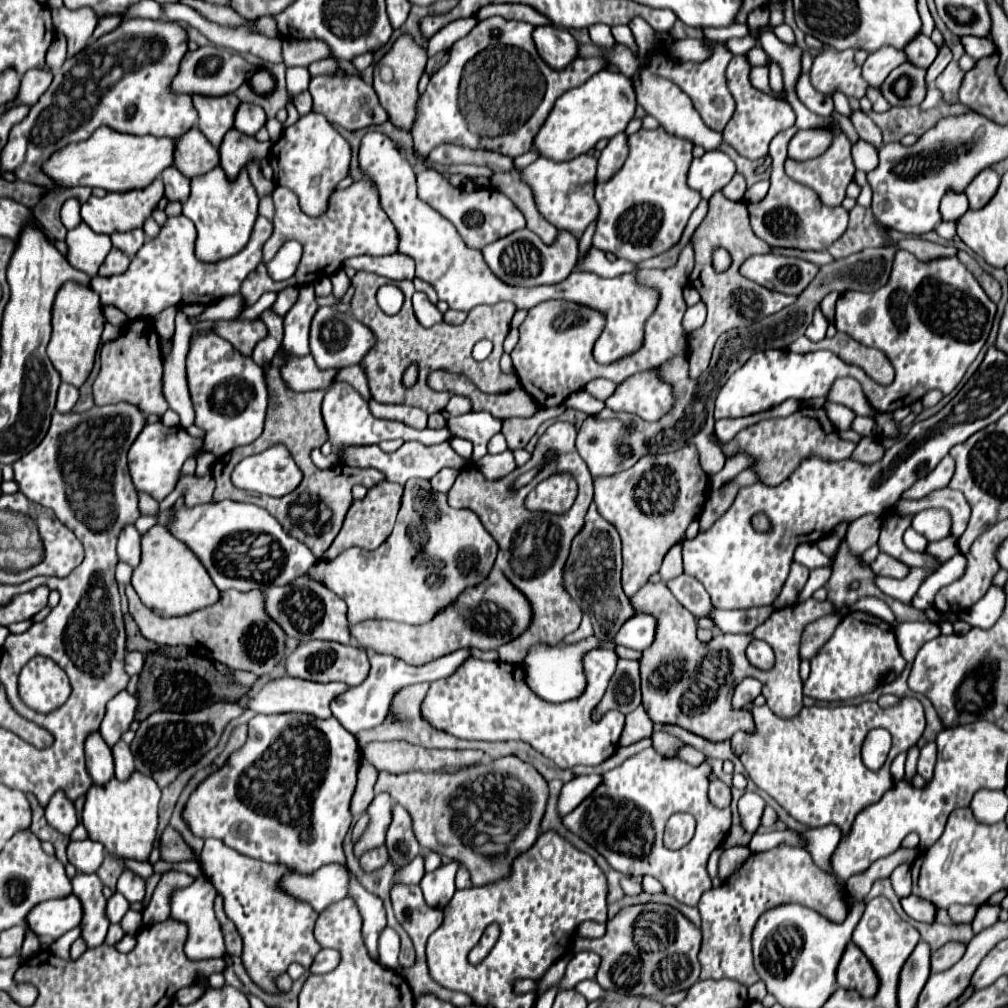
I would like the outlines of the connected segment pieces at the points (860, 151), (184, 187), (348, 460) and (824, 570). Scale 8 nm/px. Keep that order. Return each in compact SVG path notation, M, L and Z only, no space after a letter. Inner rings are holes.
M858 140L858 144L852 146L852 158L862 172L872 172L878 166L878 150L864 140Z
M170 166L168 170L164 170L160 174L164 186L166 186L166 198L168 200L180 200L186 202L190 196L190 180L180 174L180 170L176 170L174 166Z
M406 442L400 450L392 452L392 454L386 454L382 452L378 446L346 446L344 448L344 462L346 466L356 466L356 468L376 468L378 472L382 472L386 476L386 480L390 482L398 482L398 484L406 484L408 478L424 478L424 480L430 480L438 470L442 468L464 468L466 466L466 460L456 454L448 442L444 444L436 444L436 446L424 446L420 442Z
M830 566L817 568L810 571L810 575L802 592L800 592L797 603L802 603L810 598L813 593L823 587L832 574Z

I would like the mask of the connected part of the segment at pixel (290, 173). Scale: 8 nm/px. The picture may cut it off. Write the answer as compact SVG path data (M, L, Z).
M312 112L282 132L282 136L272 144L268 162L274 170L274 182L290 188L300 198L300 206L308 216L318 216L326 210L336 184L348 176L350 144L322 114Z

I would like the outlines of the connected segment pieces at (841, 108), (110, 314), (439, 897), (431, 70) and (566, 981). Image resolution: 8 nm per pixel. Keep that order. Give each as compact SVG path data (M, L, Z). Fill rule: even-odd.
M834 94L834 106L836 106L836 112L838 112L838 114L842 114L842 116L850 118L850 114L852 114L852 108L850 108L850 104L848 104L848 98L846 98L844 94Z
M102 305L102 311L104 312L107 321L115 326L123 326L128 321L127 316L117 308L114 308L114 306Z
M452 862L452 864L440 866L434 872L424 874L424 878L420 882L420 888L424 892L424 898L426 898L428 906L444 908L450 902L452 894L456 892L456 886L454 886L456 870L458 870L458 864Z
M440 52L428 59L426 64L426 72L429 77L432 77L442 66L444 66L449 59L448 52Z
M576 952L576 954L570 958L568 966L566 966L566 974L564 974L564 978L560 980L558 990L574 988L574 986L576 986L578 982L582 982L582 980L592 980L592 978L596 978L598 964L600 964L598 954L594 954L594 952Z

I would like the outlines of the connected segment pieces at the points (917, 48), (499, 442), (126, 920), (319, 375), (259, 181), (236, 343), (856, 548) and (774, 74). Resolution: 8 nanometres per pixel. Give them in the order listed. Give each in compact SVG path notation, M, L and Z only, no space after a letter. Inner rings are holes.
M918 34L918 38L914 38L914 40L908 44L908 48L904 48L904 52L906 52L906 58L908 58L914 66L928 68L928 66L934 62L934 58L936 58L938 48L934 46L934 42L932 42L928 36Z
M496 434L496 436L492 436L492 440L488 442L488 454L500 454L500 452L504 452L508 446L506 446L506 438L504 438L504 434Z
M128 910L124 914L124 918L120 920L120 926L122 926L122 930L126 934L136 934L138 928L140 928L140 924L142 924L142 914L138 910Z
M284 354L284 364L280 366L284 384L294 392L324 390L332 386L336 370L320 370L310 354L306 356L288 356Z
M252 162L252 166L248 166L248 174L250 174L250 180L252 180L258 196L268 196L268 194L272 194L274 182L266 180L266 178L260 174L260 166L256 166L256 162Z
M218 320L212 324L212 330L228 340L240 354L252 356L254 346L268 336L266 324L258 320Z
M868 514L864 518L858 518L854 520L848 526L838 526L834 530L834 534L838 538L846 537L849 548L852 548L852 552L856 554L862 554L864 550L868 550L874 542L878 542L878 536L880 536L880 528L882 528L882 516L874 516L874 514Z
M770 60L768 68L770 68L770 86L772 86L772 90L780 92L780 90L784 88L784 82L782 82L782 70L780 70L780 66L778 66L774 60Z

